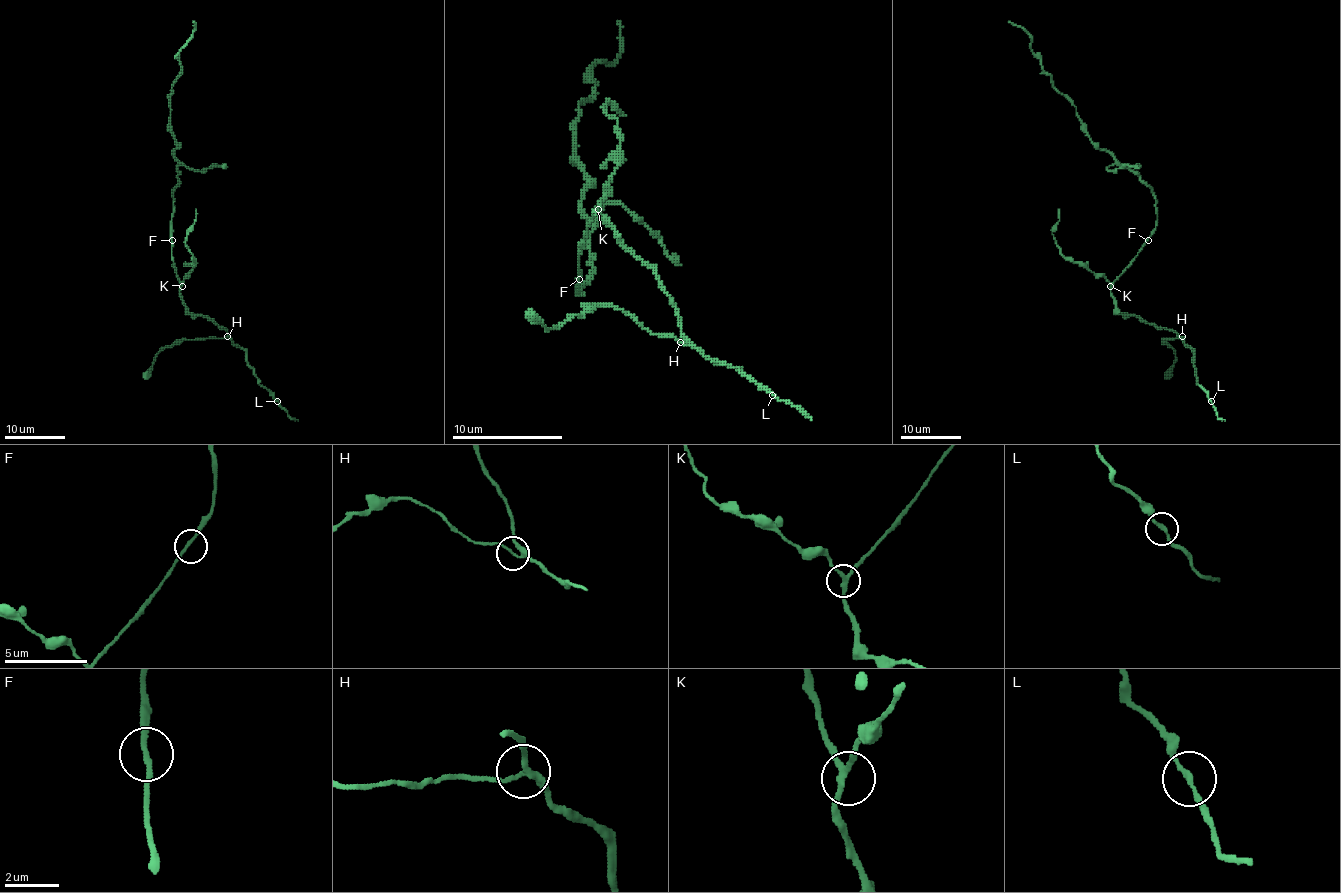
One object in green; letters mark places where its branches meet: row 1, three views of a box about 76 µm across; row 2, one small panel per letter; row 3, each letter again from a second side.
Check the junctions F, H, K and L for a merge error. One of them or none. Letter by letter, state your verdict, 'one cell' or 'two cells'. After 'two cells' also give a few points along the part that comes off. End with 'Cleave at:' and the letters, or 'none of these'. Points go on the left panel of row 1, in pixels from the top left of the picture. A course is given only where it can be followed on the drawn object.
F: one cell
H: one cell
K: one cell
L: one cell
Cleave at: none of these

